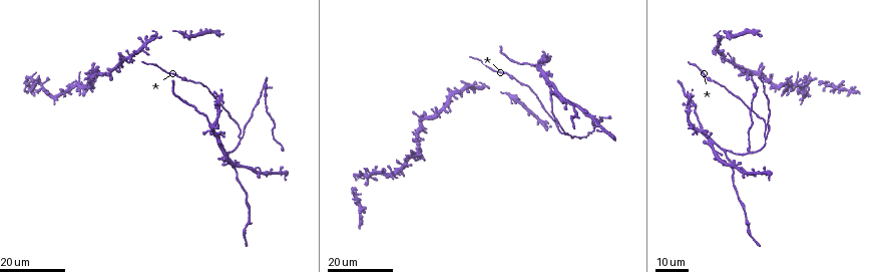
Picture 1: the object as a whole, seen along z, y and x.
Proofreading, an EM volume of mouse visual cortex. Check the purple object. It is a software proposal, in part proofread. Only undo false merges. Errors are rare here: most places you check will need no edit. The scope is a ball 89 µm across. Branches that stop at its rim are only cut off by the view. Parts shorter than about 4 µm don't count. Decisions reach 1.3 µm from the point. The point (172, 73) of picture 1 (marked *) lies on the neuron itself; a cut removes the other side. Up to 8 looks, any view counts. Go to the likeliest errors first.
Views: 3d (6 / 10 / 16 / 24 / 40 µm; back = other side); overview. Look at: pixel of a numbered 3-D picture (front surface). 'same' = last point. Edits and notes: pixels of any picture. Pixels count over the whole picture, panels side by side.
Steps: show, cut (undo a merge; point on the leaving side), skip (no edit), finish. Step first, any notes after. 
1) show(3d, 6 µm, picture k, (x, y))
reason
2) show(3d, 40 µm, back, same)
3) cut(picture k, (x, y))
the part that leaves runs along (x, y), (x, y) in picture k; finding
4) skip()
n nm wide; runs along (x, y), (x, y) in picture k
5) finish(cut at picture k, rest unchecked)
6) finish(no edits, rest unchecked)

show(3d, 24 µm, picture 1, (767, 140))
two arms in line, one across

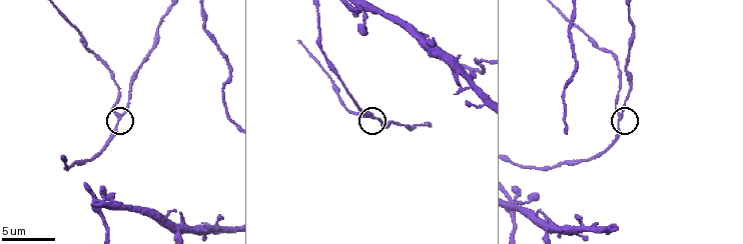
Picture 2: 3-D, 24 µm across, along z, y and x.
show(3d, 6 µm, picture 2, (372, 115))
closer look

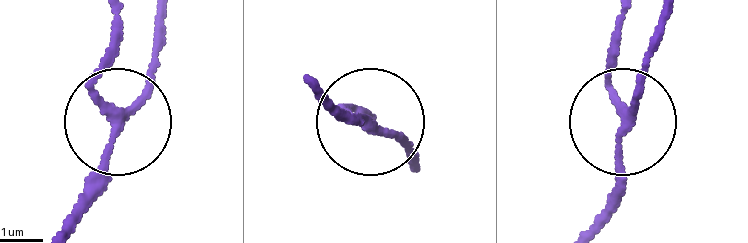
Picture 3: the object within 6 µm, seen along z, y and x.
skip()
side arm 52 µm; runs along (621, 14), (610, 89), (621, 114), (653, 39) in picture 3; one neuron here

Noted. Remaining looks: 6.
show(3d, 24 µm, picture 1, (701, 127))
two arms in line, one across

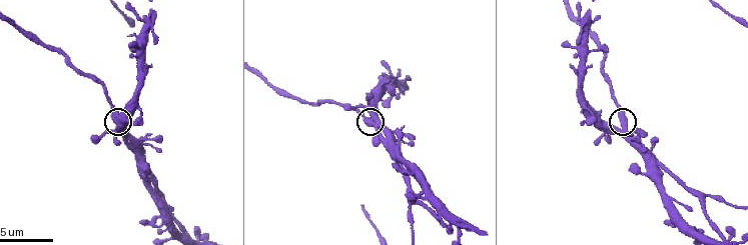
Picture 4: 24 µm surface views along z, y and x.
show(3d, 10 µm, picture 4, (621, 123))
zoom in

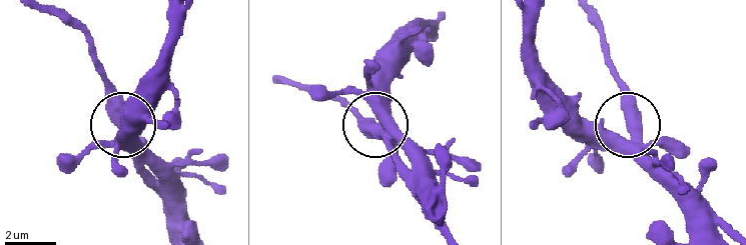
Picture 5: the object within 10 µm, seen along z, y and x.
skip()
side arm 17 µm; runs along (729, 233), (632, 129), (570, 136) in picture 5; one neuron here

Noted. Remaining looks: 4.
show(3d, 10 µm, picture 4, (452, 223))
looks like a crossing

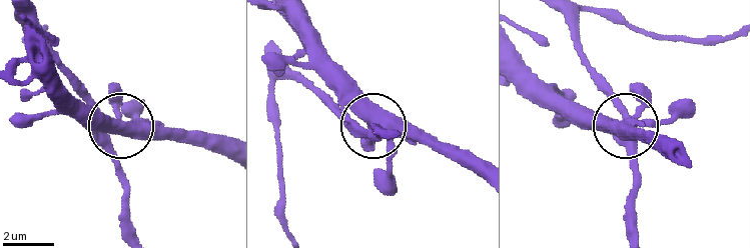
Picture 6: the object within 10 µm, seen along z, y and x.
skip()
5 arms; continuous, no second neuron

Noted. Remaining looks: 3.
show(3d, 6 µm, picture 4, (655, 184))

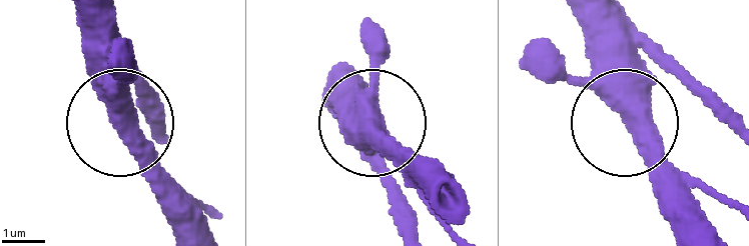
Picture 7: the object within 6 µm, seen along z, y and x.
show(3d, 6 µm, back, picture 7, (632, 118))

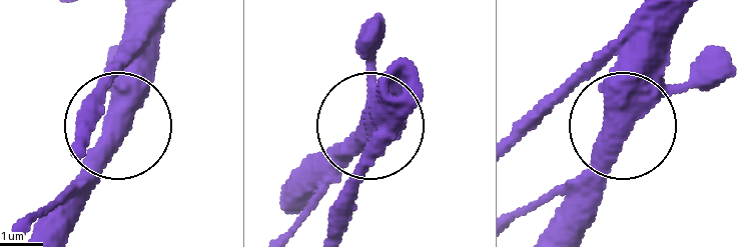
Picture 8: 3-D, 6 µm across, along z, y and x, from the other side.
skip()
500 nm wide; all the same neuron

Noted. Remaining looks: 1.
finish(no edits, rest unchecked)

